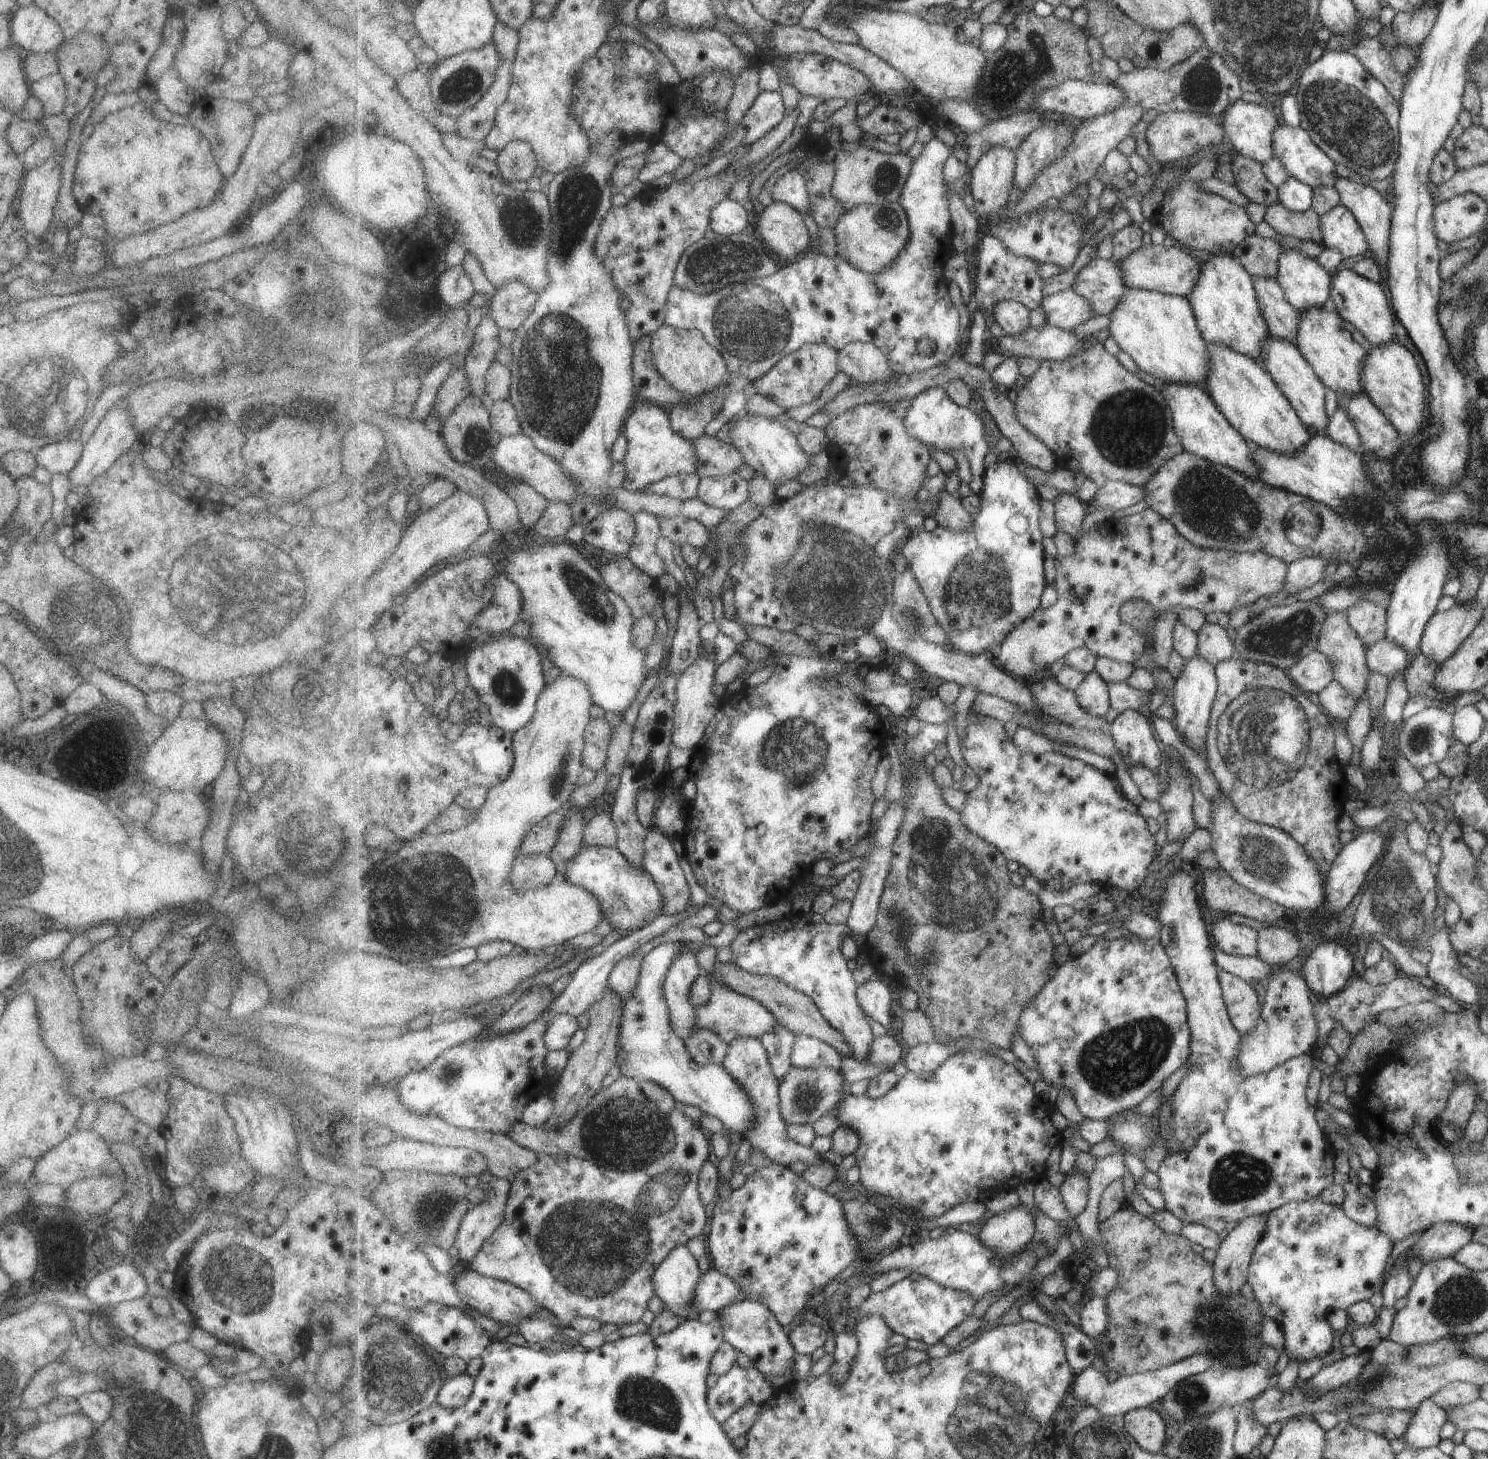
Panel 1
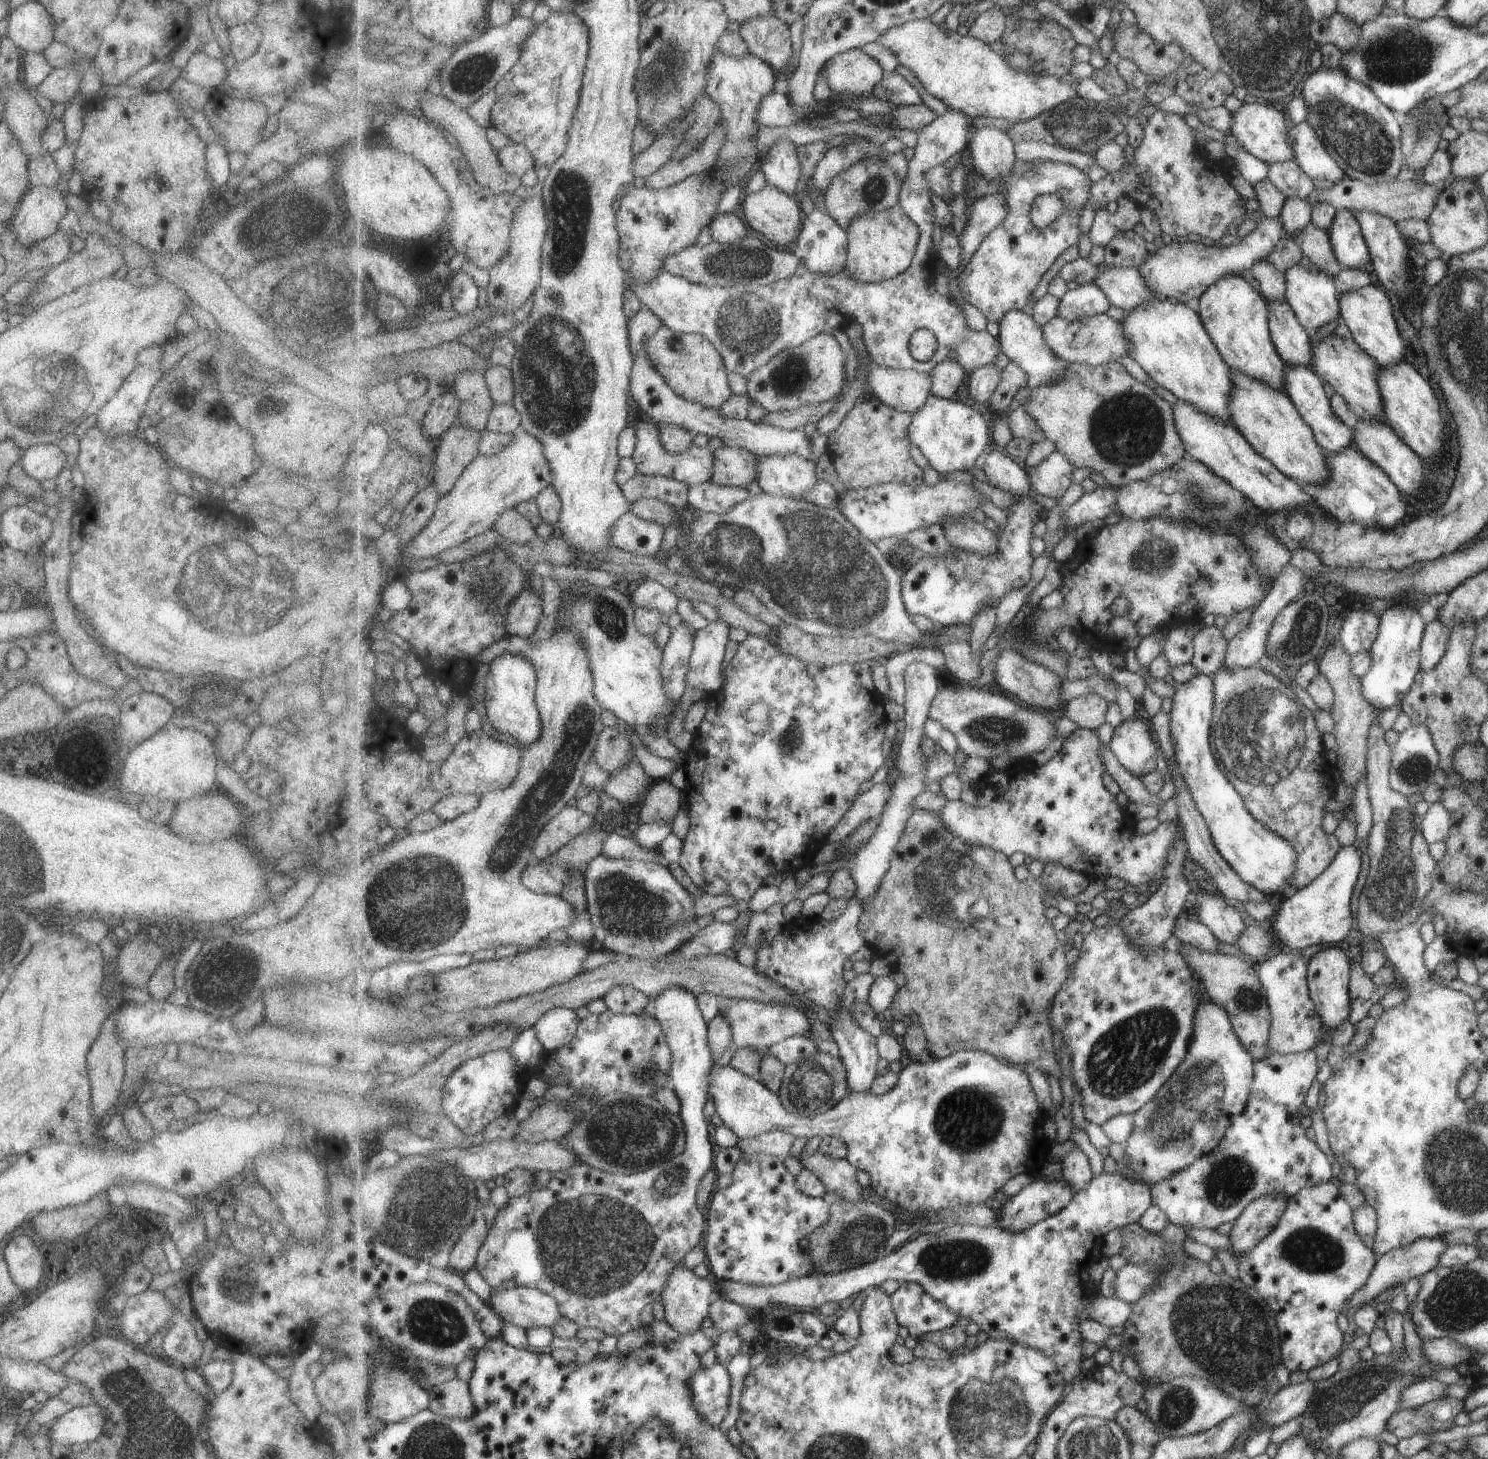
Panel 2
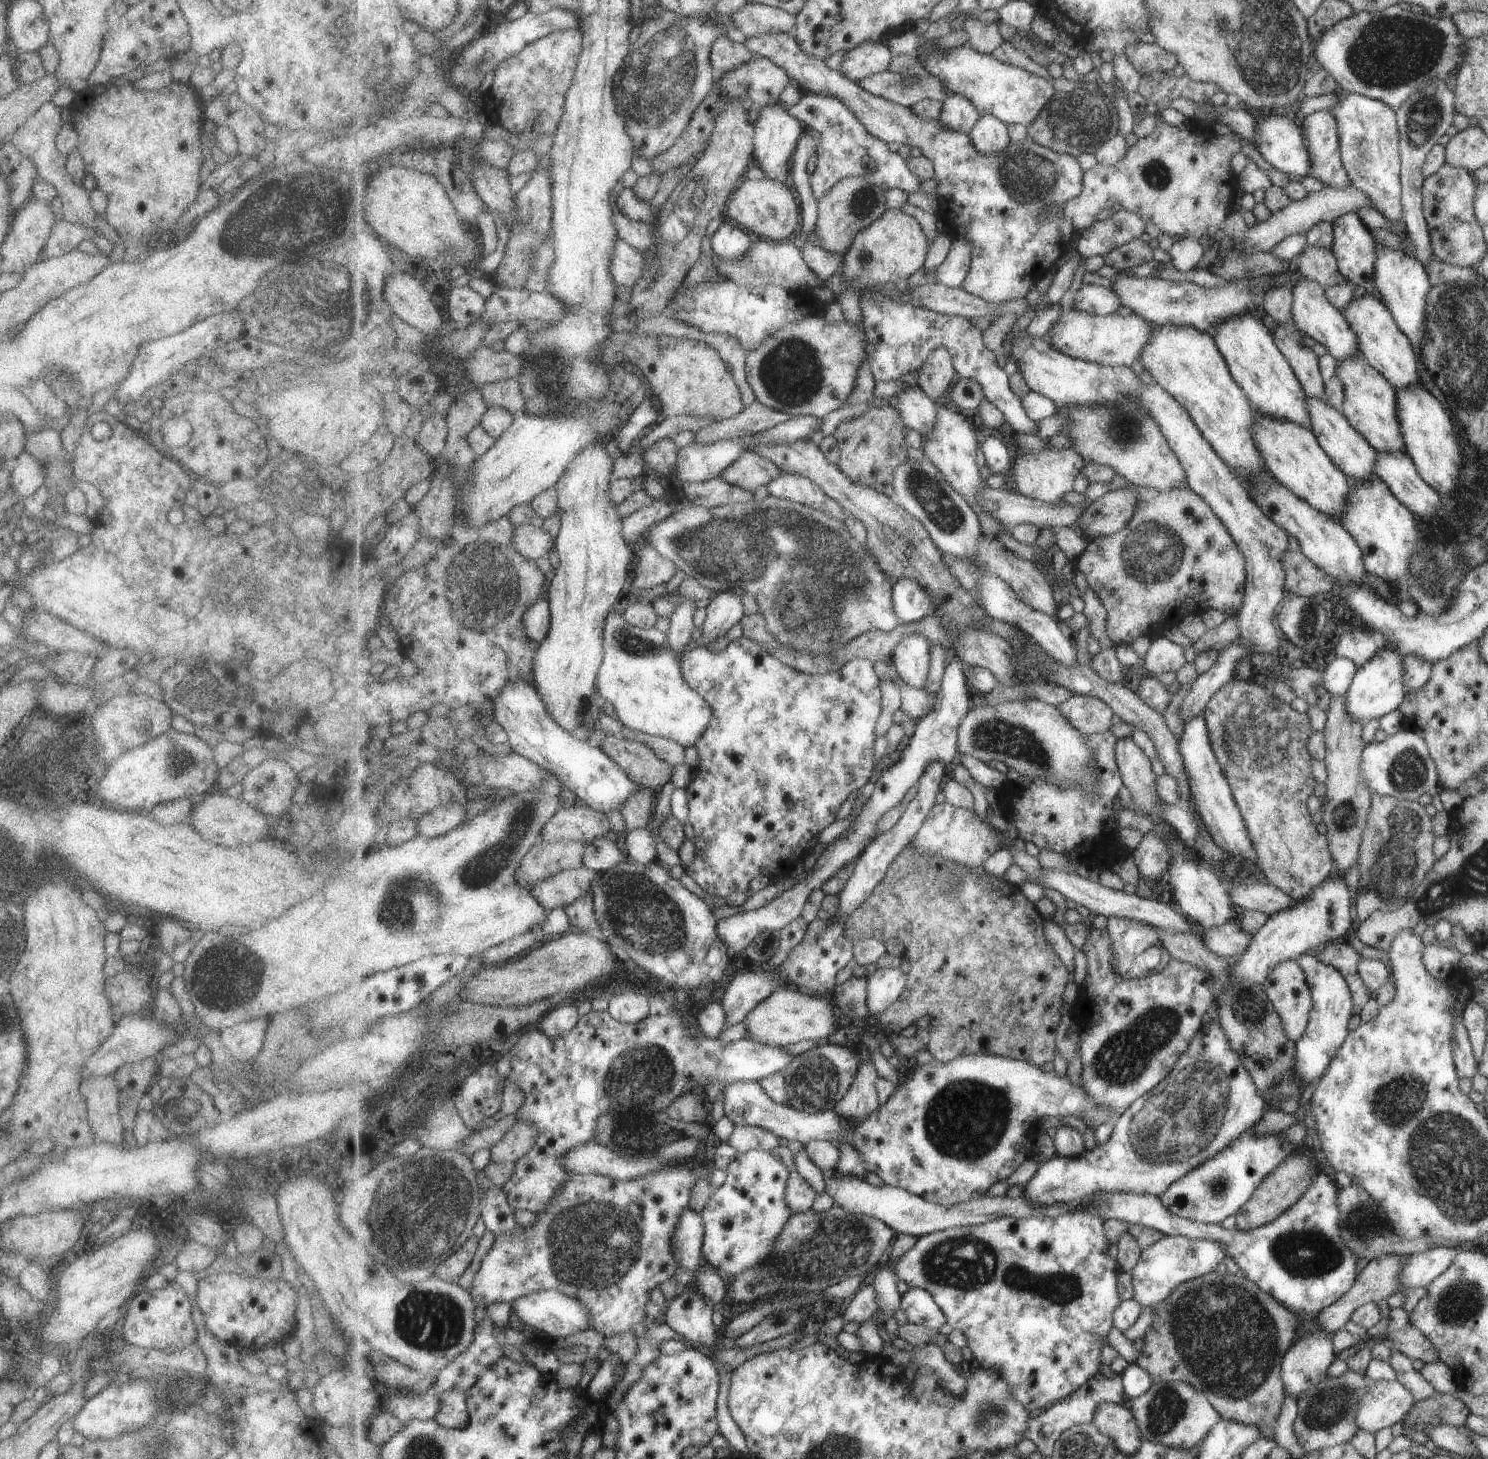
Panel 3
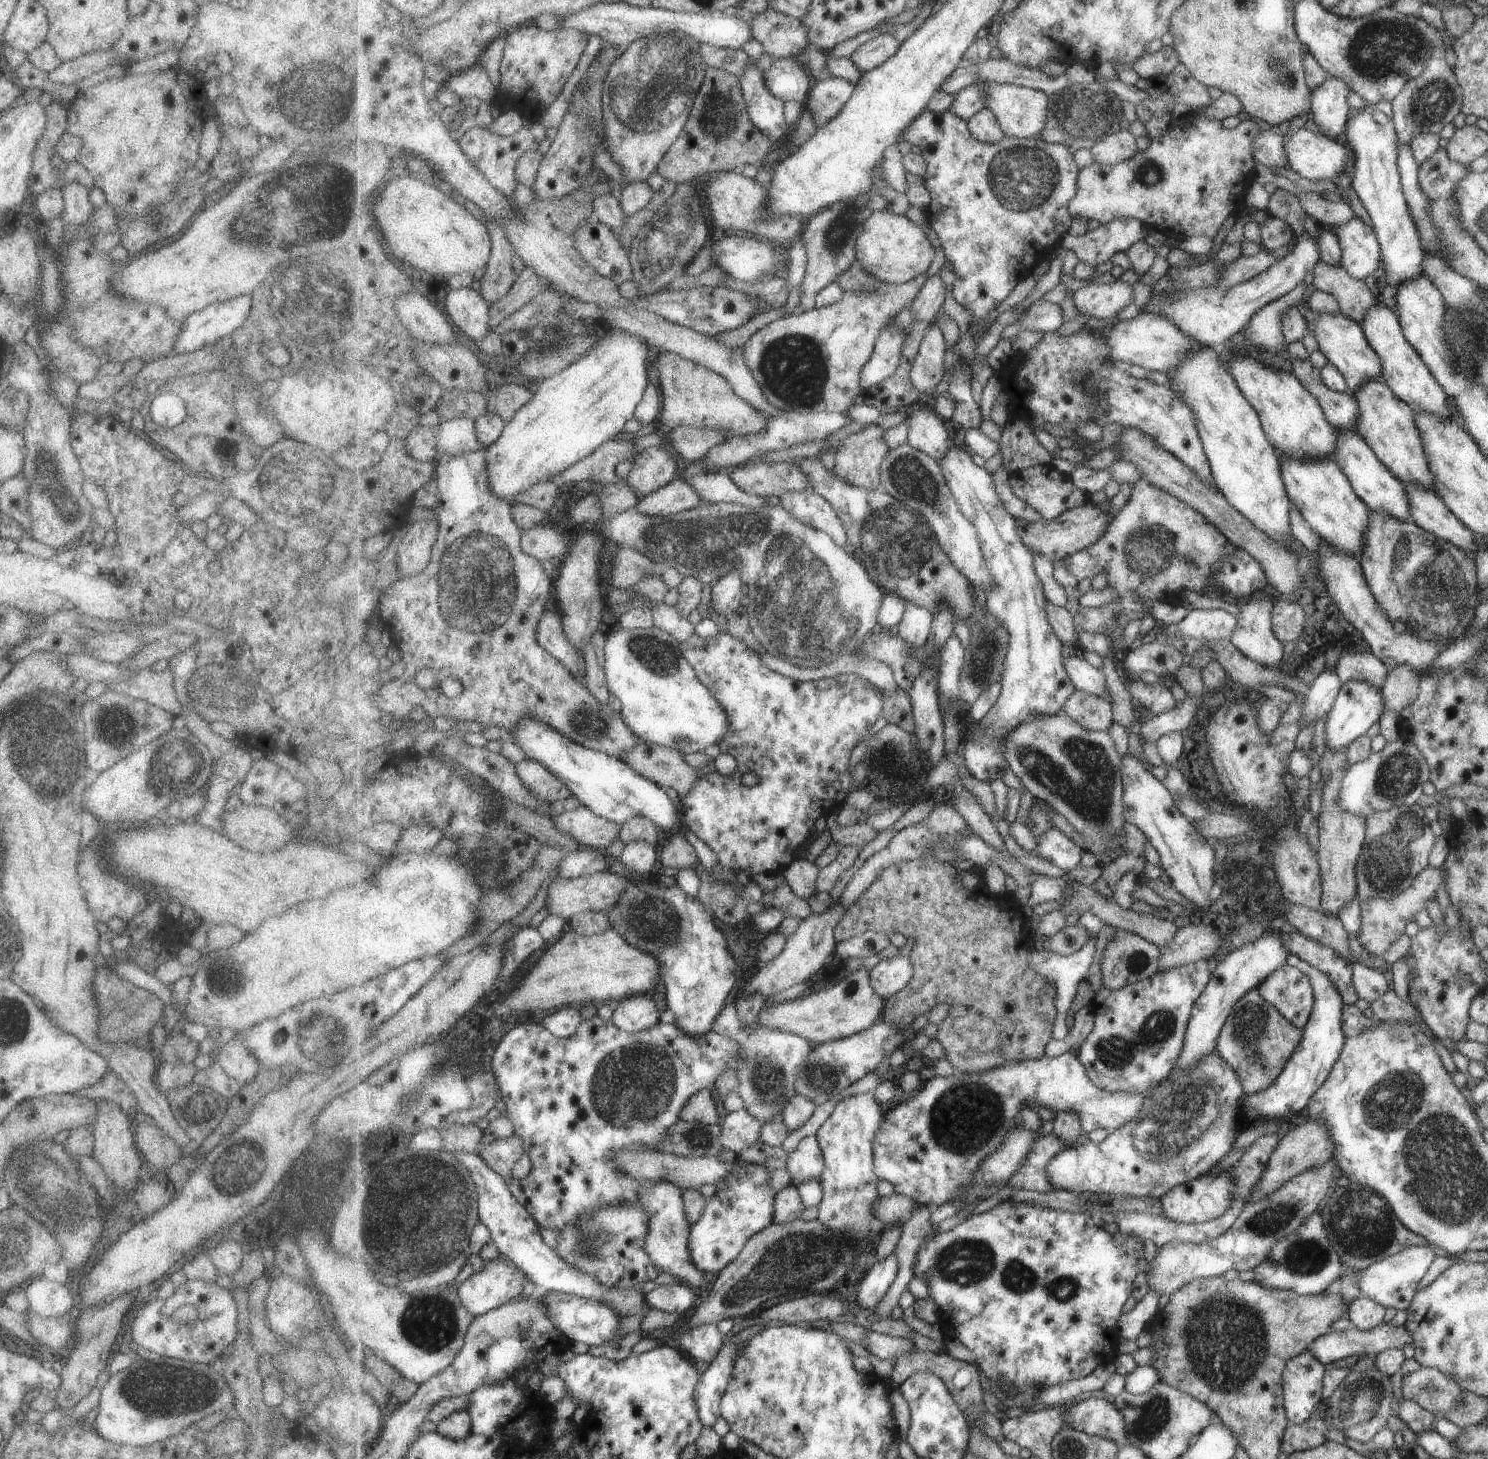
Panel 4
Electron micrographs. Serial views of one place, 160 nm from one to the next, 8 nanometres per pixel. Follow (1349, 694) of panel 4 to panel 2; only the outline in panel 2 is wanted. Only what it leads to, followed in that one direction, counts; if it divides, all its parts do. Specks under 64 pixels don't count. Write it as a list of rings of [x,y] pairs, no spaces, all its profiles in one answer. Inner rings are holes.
[[[1402,603],[1390,606],[1379,618],[1379,633],[1369,650],[1373,656],[1371,669],[1361,677],[1363,695],[1375,710],[1384,710],[1404,700],[1421,670],[1421,640],[1426,622],[1418,608]]]

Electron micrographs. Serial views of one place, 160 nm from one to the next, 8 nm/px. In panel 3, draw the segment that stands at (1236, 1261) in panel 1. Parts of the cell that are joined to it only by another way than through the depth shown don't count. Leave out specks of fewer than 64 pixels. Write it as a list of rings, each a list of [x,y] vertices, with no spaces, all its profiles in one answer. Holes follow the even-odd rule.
[[[1310,1140],[1296,1144],[1298,1148],[1292,1154],[1288,1154],[1286,1160],[1282,1160],[1282,1163],[1278,1164],[1278,1167],[1275,1167],[1274,1171],[1270,1172],[1270,1175],[1266,1176],[1265,1180],[1262,1180],[1249,1203],[1246,1203],[1245,1207],[1237,1213],[1237,1229],[1240,1231],[1252,1231],[1273,1222],[1288,1208],[1293,1207],[1309,1191],[1314,1178],[1318,1176],[1325,1164],[1317,1145],[1312,1144],[1312,1142],[1315,1141]],[[1309,1145],[1311,1146],[1309,1147]]]

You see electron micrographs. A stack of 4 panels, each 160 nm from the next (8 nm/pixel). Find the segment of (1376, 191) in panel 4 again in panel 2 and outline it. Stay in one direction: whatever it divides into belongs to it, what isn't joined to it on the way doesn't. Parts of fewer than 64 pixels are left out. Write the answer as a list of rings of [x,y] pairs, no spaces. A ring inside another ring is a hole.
[[[1321,66],[1302,84],[1301,97],[1307,103],[1306,121],[1314,127],[1346,177],[1368,183],[1396,180],[1405,164],[1400,115],[1384,104],[1367,84],[1349,77],[1342,67]]]

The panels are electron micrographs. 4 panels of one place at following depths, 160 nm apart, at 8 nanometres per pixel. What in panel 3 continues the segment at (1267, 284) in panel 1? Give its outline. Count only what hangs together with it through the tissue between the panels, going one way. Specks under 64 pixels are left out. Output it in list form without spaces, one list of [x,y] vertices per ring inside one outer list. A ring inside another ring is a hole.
[[[1284,324],[1276,326],[1273,337],[1278,349],[1292,366],[1298,381],[1304,386],[1306,397],[1314,396],[1323,400],[1327,397],[1325,377],[1320,372],[1318,356],[1303,343],[1302,335],[1295,324]]]

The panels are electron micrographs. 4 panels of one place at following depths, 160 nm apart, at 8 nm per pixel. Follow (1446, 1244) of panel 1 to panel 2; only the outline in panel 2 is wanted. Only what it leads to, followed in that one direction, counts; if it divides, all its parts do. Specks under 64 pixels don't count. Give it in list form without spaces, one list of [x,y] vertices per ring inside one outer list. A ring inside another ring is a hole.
[[[1436,1235],[1432,1238],[1422,1237],[1421,1239],[1416,1239],[1413,1243],[1395,1248],[1382,1255],[1381,1259],[1377,1261],[1377,1264],[1373,1268],[1373,1272],[1369,1276],[1367,1283],[1350,1298],[1343,1309],[1344,1312],[1354,1310],[1366,1303],[1375,1303],[1375,1298],[1390,1287],[1405,1283],[1414,1277],[1422,1278],[1425,1272],[1428,1272],[1437,1265],[1439,1256],[1443,1250],[1446,1250],[1446,1247],[1448,1246],[1442,1241],[1442,1236]]]

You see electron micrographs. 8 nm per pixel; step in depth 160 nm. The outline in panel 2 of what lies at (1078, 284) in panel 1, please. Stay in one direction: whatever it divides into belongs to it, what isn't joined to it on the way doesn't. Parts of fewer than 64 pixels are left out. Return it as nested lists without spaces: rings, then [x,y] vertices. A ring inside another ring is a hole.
[[[1104,262],[1099,266],[1096,283],[1118,308],[1131,311],[1156,297],[1138,267],[1117,267]]]

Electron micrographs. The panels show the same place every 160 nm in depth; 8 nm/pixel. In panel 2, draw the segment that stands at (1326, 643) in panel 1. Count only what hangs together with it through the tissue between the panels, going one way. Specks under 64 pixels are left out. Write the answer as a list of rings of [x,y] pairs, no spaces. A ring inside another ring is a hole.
[[[1337,640],[1326,647],[1325,655],[1319,662],[1319,671],[1328,679],[1334,691],[1334,702],[1330,714],[1335,722],[1334,736],[1339,746],[1336,753],[1337,762],[1334,766],[1341,772],[1341,783],[1344,785],[1356,785],[1359,778],[1364,775],[1366,777],[1369,728],[1376,716],[1373,704],[1363,695],[1361,677],[1357,677],[1351,671],[1353,668],[1351,658],[1351,654]]]

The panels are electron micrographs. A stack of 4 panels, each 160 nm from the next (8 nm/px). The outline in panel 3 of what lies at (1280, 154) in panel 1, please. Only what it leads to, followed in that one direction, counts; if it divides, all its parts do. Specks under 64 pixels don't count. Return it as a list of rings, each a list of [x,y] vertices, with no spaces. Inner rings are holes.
[[[1318,110],[1304,118],[1300,131],[1312,162],[1308,175],[1332,188],[1350,186],[1348,172],[1342,163],[1336,118],[1328,110]]]

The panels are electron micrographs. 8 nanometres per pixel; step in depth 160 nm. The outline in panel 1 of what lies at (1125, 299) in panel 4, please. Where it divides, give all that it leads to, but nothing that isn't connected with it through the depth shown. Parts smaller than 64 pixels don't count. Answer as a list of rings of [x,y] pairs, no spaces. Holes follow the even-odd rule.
[[[1074,289],[1047,296],[1043,302],[1048,322],[1064,330],[1073,330],[1078,324],[1096,316],[1093,304]]]

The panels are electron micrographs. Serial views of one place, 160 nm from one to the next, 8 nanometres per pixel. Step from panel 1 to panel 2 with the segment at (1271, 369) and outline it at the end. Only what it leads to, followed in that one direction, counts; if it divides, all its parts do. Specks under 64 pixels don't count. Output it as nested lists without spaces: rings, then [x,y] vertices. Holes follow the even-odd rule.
[[[1288,365],[1285,368],[1285,392],[1296,405],[1298,412],[1304,417],[1306,424],[1316,433],[1317,443],[1326,454],[1342,450],[1354,445],[1353,429],[1348,428],[1335,414],[1332,400],[1328,399],[1324,391],[1324,381],[1306,365]]]

